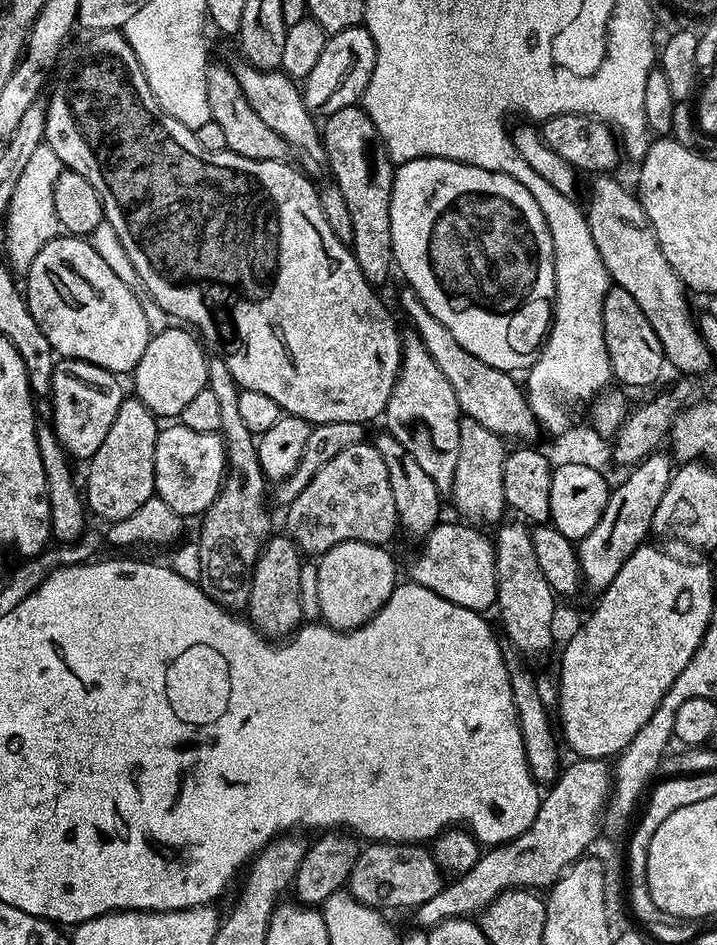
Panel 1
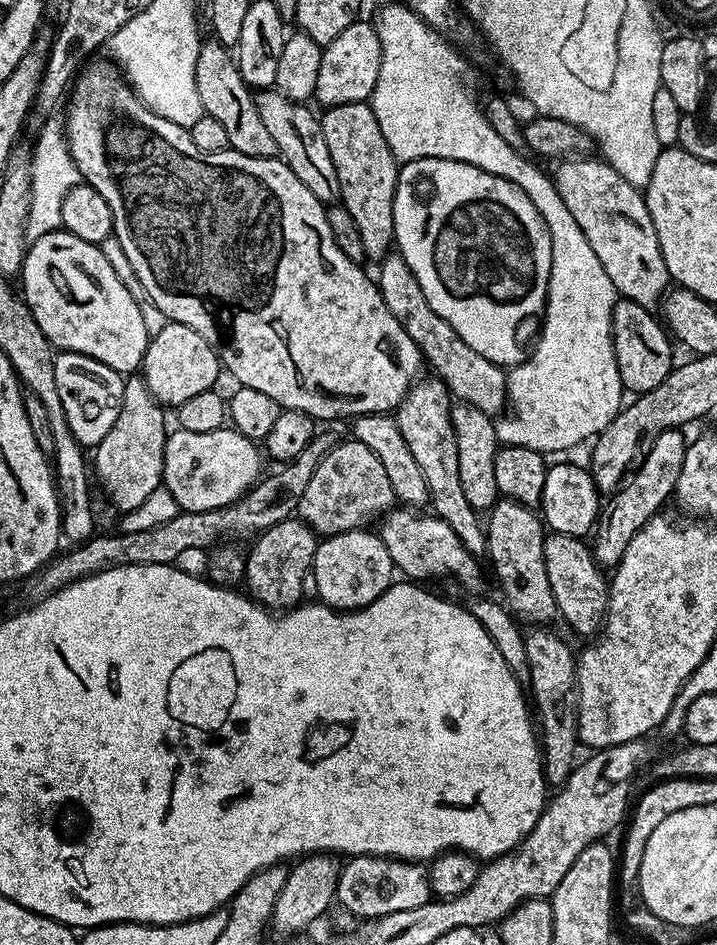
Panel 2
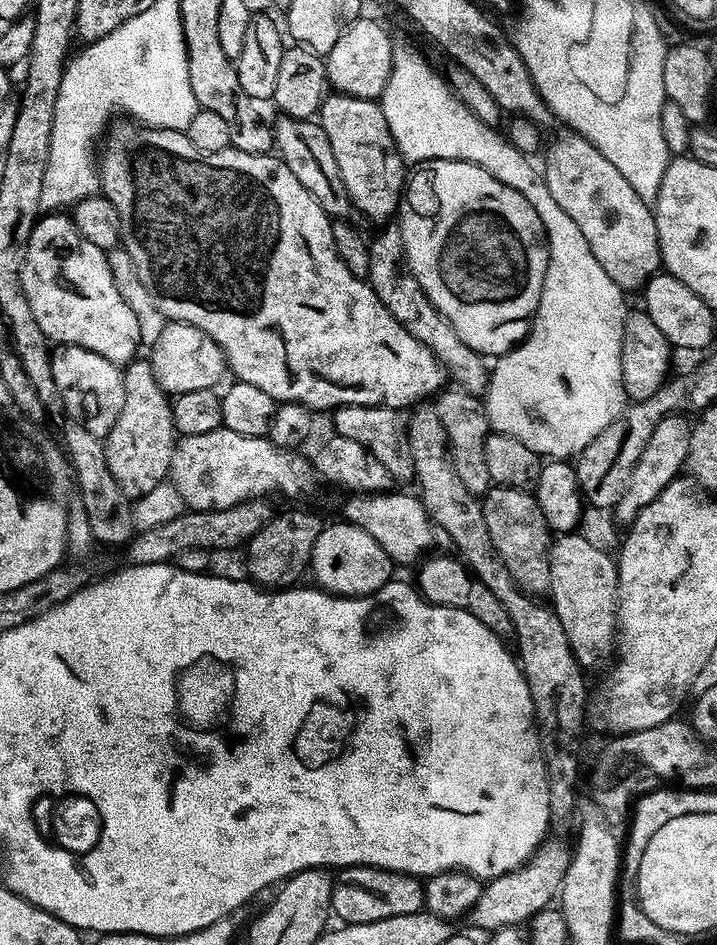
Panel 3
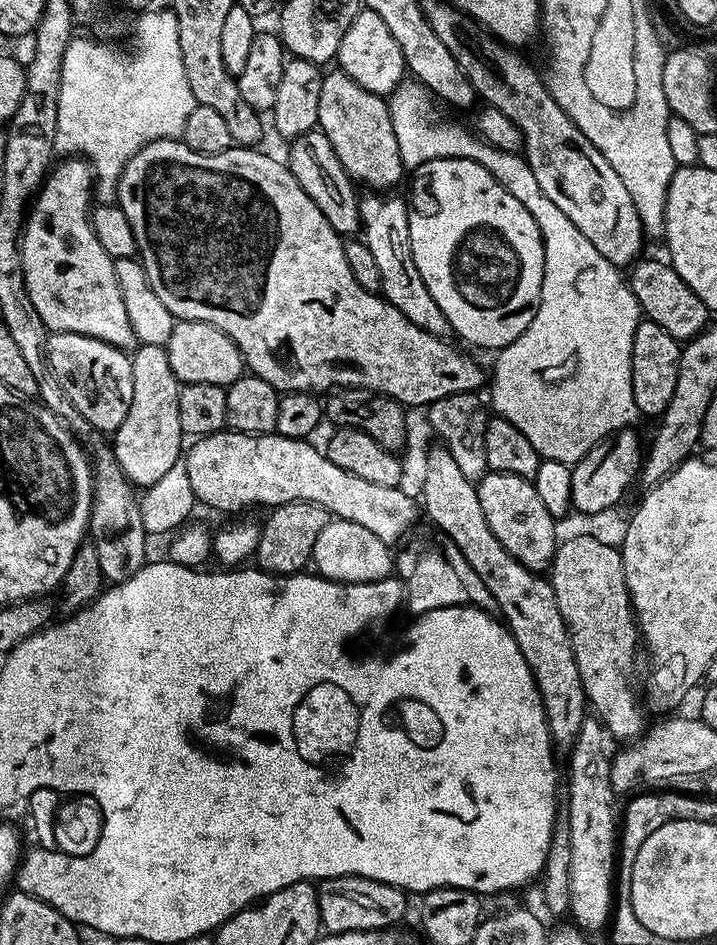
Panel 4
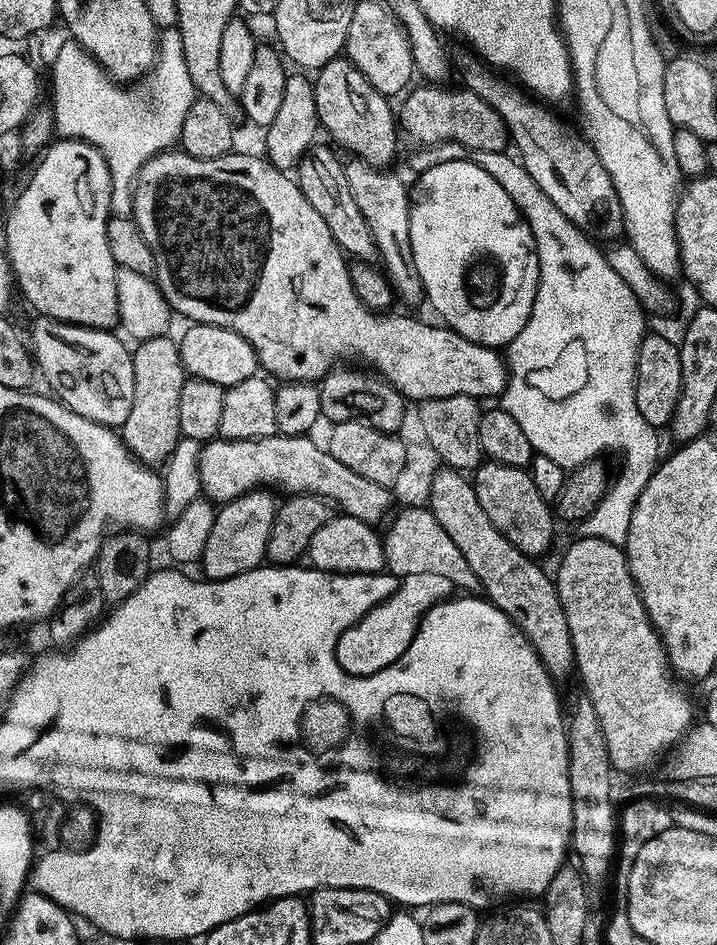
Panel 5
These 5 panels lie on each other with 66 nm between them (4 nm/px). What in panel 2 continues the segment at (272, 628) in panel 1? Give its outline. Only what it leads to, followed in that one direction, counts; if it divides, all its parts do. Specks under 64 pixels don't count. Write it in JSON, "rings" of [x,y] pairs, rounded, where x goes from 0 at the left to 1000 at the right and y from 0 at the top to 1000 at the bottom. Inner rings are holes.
{"rings":[[[417,548],[395,550],[377,561],[364,563],[350,572],[351,581],[344,581],[340,589],[340,612],[344,630],[360,639],[381,646],[411,643],[425,634],[424,617],[432,614],[444,568],[431,554]]]}

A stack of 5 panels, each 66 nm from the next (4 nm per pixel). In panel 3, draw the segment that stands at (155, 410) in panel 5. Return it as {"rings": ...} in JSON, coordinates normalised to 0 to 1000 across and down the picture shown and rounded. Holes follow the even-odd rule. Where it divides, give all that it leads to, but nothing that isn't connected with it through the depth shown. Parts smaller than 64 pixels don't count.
{"rings":[[[191,379],[172,390],[173,424],[159,451],[144,462],[148,489],[159,510],[170,514],[179,526],[209,523],[215,514],[230,511],[240,497],[248,458],[240,441],[240,423],[226,407],[218,403],[212,382]]]}

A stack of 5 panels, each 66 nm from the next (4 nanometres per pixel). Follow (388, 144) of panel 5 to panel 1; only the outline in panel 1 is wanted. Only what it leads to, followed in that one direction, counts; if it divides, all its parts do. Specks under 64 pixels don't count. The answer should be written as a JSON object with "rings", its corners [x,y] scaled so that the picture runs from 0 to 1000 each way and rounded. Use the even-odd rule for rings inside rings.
{"rings":[[[490,110],[455,124],[449,131],[452,159],[457,163],[457,182],[477,201],[488,232],[494,238],[494,252],[488,259],[499,286],[520,303],[531,303],[550,292],[550,260],[544,248],[544,210],[550,170],[536,158],[522,129],[506,113]]]}

